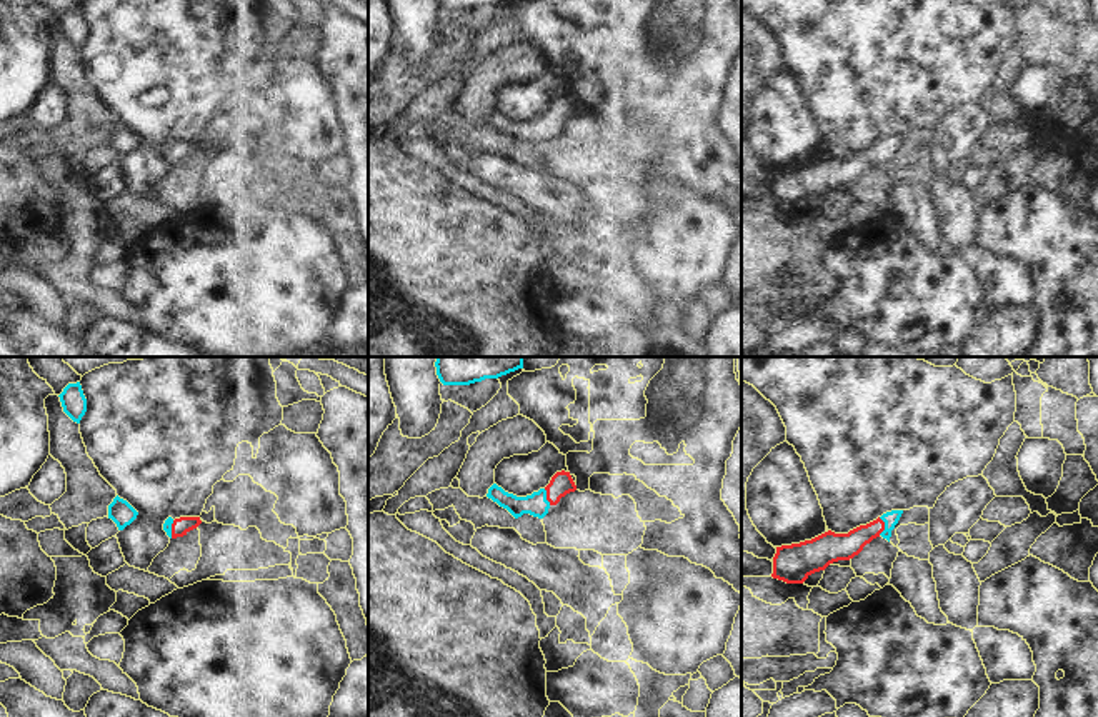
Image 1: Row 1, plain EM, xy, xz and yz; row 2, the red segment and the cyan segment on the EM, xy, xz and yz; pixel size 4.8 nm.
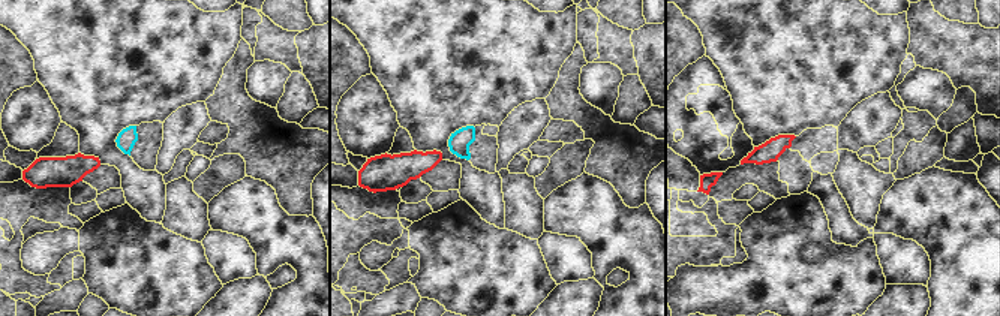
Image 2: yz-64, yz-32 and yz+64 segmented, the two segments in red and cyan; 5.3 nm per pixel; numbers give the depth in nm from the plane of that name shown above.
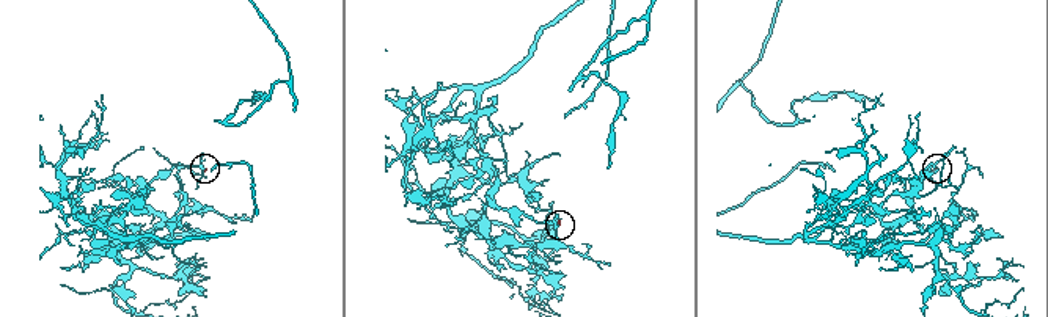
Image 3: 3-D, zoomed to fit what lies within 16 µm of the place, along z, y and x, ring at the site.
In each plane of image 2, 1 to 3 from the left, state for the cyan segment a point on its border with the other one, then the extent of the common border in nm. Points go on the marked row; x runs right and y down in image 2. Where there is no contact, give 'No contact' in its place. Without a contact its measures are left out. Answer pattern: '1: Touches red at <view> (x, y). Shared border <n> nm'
1: No contact
2: No contact
3: No contact.

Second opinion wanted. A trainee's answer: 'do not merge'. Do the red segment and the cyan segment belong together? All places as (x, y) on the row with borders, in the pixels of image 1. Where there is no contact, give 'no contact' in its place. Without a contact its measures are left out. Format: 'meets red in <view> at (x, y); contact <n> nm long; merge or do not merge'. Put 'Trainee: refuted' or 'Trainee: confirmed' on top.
Trainee: refuted
meets red in yz at (883, 526); contact 90 nm long; merge

